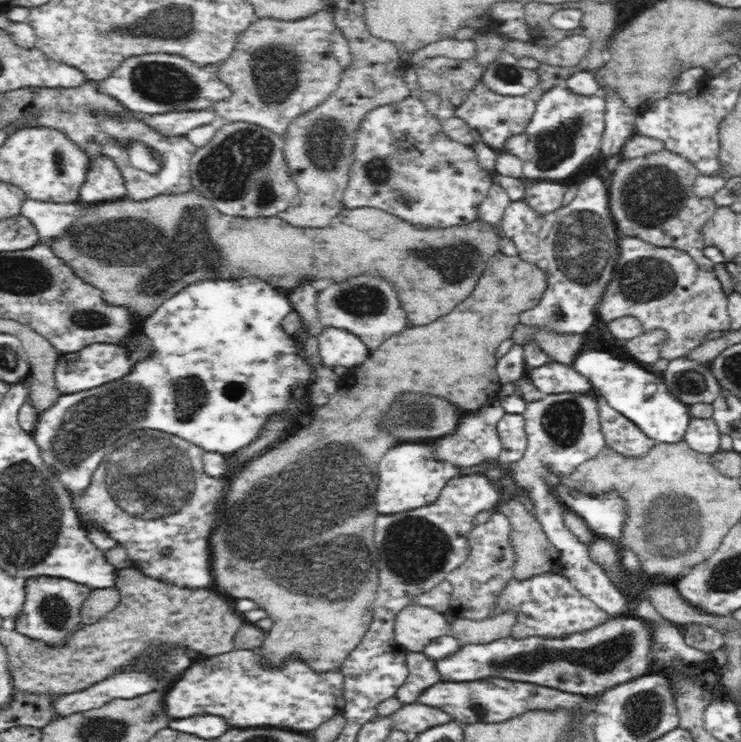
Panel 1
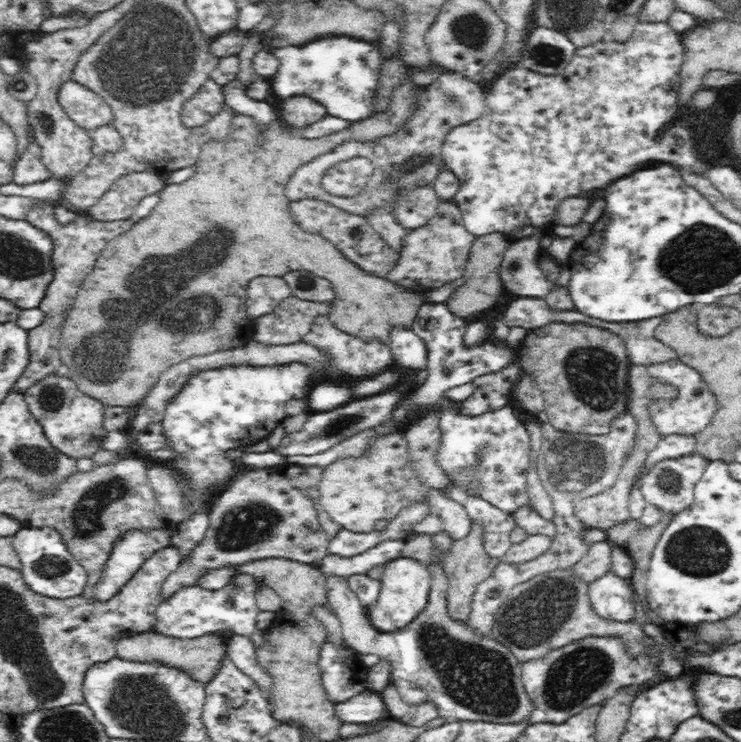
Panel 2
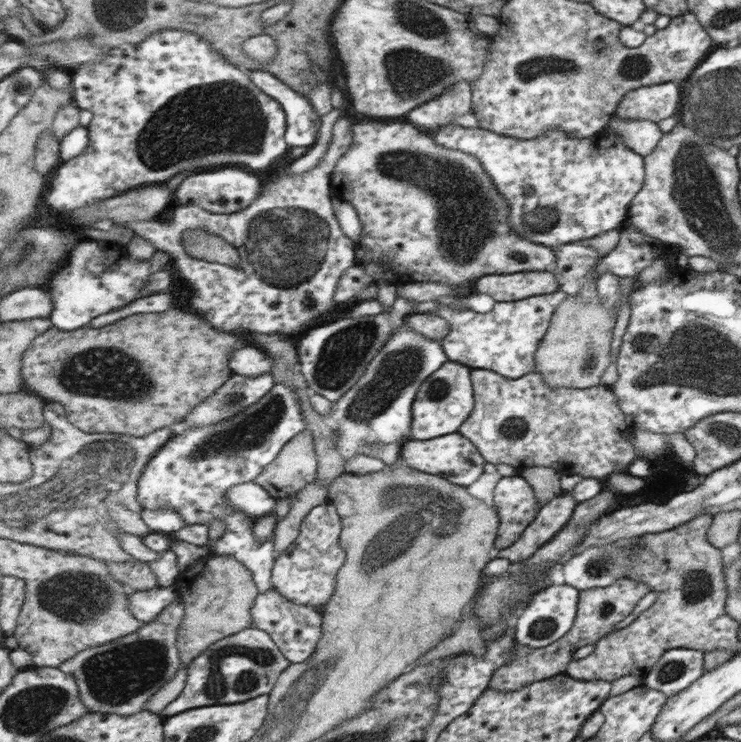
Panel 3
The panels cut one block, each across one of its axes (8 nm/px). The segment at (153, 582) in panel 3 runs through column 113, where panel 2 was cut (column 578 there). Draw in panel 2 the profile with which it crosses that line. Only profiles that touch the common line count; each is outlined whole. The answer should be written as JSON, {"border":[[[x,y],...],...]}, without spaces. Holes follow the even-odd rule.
{"border":[[[608,540],[592,543],[586,556],[577,562],[575,569],[591,583],[609,570],[610,560],[612,560],[612,544]]]}

